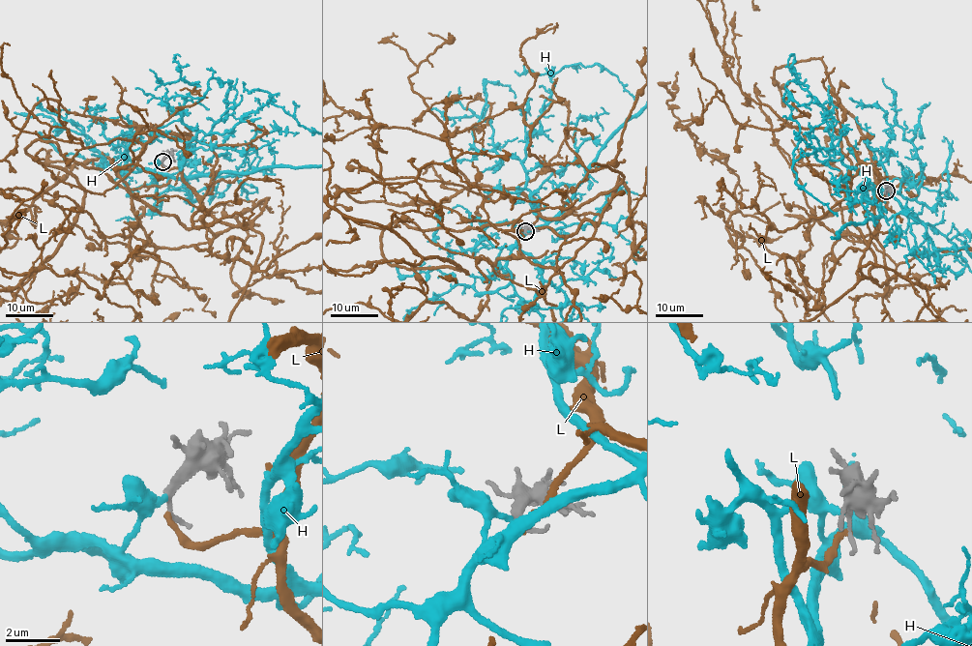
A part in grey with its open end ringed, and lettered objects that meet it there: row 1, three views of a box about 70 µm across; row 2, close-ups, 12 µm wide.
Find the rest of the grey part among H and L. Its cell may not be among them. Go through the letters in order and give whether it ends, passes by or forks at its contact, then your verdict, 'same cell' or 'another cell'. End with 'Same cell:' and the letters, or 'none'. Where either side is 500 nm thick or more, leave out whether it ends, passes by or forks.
H: it ends there; same cell
L: it ends there; another cell
Same cell: H

